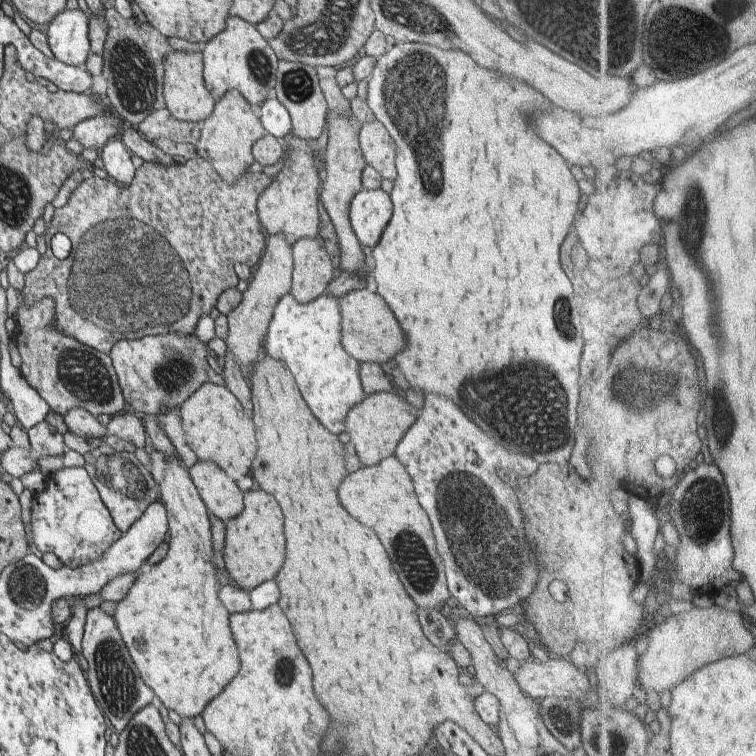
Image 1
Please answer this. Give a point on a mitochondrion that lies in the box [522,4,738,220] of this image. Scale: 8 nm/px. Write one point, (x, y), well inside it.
(676, 39)

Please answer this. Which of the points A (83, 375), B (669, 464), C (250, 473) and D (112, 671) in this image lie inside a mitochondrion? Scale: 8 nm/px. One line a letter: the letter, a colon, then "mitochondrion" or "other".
A: mitochondrion
B: other
C: other
D: mitochondrion

